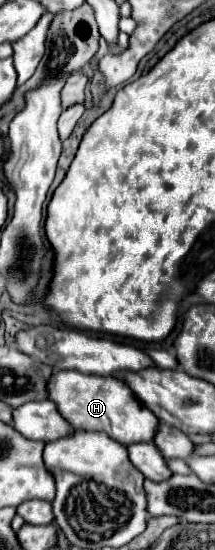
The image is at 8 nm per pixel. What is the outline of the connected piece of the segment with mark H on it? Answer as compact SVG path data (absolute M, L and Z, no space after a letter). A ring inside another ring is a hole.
M61 370L61 372L55 372L53 378L49 380L49 400L57 404L59 412L65 418L69 418L69 422L75 428L87 430L87 432L105 432L109 438L117 440L123 446L129 446L133 442L151 442L159 426L159 420L155 418L155 414L151 410L145 410L145 404L141 404L141 400L135 398L127 382L121 378L111 378L111 376L97 378L93 374L77 374L75 370Z

